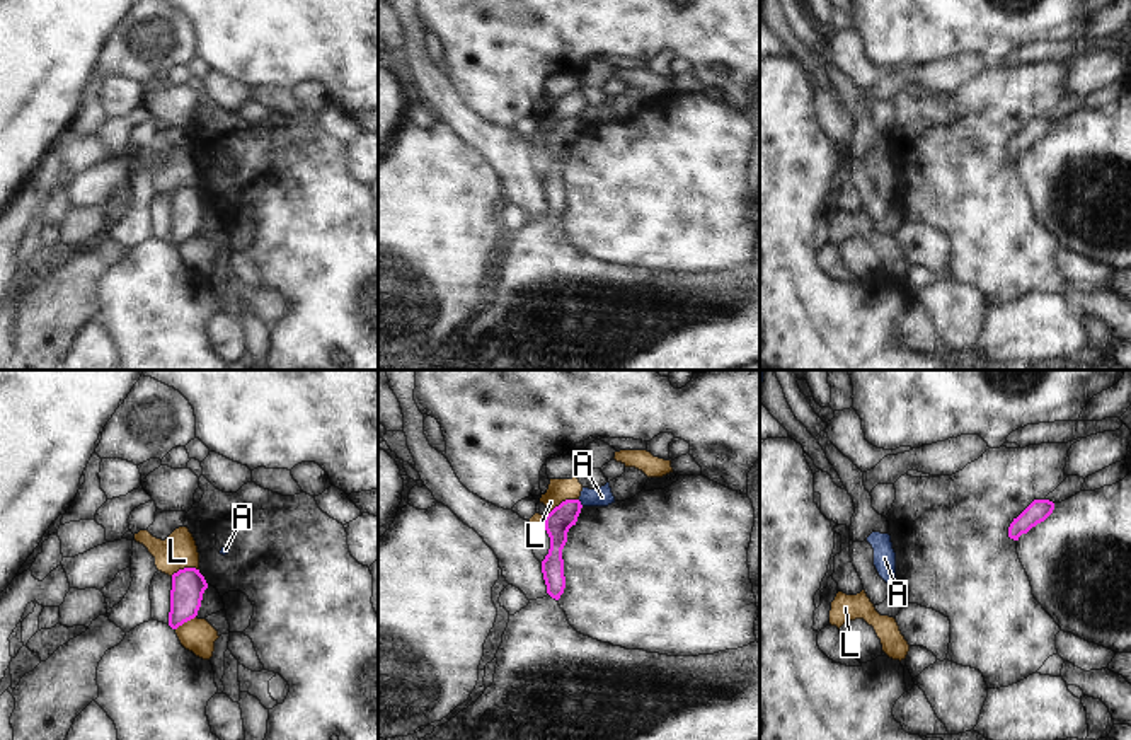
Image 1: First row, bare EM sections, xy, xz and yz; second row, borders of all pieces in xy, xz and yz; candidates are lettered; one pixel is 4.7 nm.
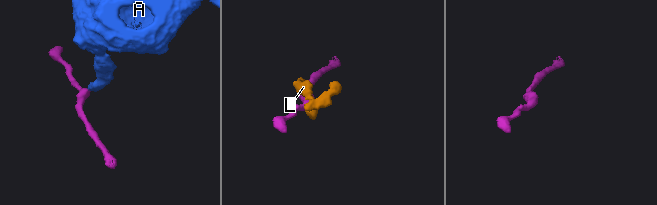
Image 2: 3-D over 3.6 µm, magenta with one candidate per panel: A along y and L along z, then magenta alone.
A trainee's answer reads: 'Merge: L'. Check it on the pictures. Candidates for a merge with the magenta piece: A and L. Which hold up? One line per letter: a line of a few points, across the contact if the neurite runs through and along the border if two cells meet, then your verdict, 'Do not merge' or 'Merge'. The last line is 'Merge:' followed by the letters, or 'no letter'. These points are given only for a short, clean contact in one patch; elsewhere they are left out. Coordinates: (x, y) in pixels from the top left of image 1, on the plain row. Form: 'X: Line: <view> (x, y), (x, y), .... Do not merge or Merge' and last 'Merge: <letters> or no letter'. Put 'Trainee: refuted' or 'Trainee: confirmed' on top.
Trainee: refuted
A: Line: xz (578, 118), (583, 123). Do not merge
L: Do not merge
Merge: no letter

